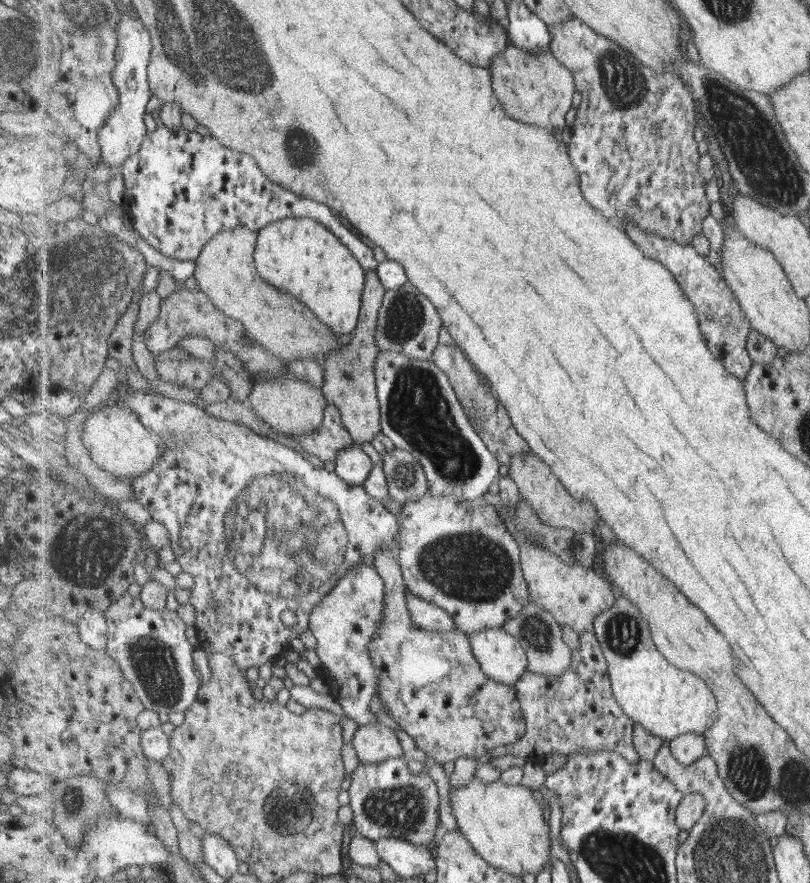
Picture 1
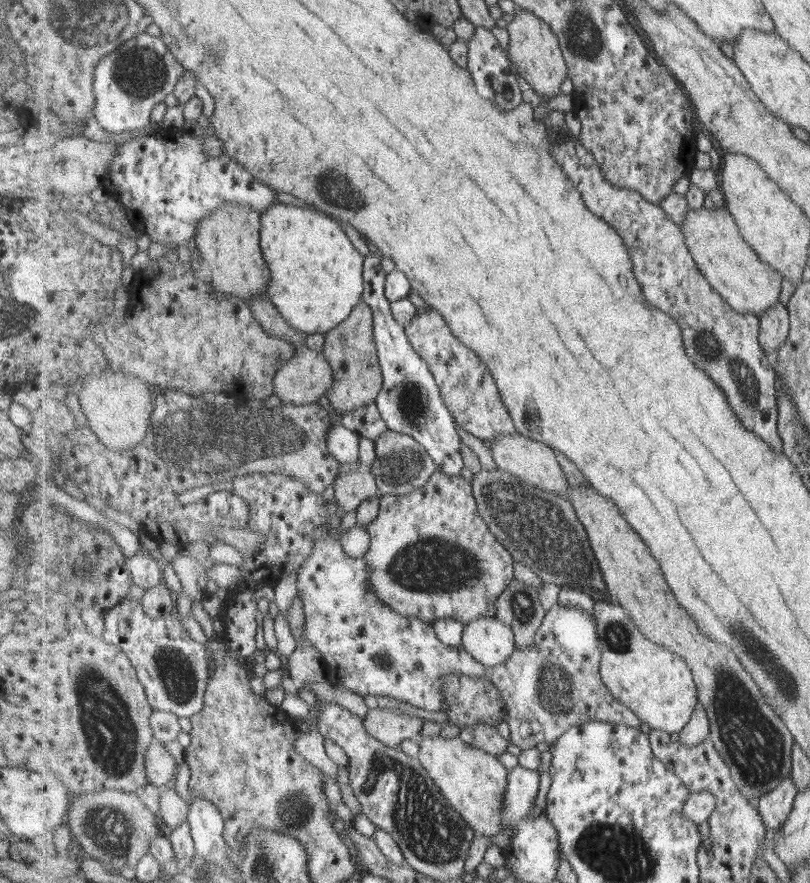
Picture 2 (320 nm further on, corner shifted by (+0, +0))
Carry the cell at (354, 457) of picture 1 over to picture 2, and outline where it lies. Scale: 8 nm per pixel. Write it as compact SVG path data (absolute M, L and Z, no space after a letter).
M333 425L327 434L328 449L343 464L359 462L361 440L359 434L342 425Z

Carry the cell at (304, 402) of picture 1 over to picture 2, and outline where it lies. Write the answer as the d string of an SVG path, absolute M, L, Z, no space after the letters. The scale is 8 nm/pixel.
M301 348L274 377L275 395L281 404L317 403L334 384L333 368L323 352Z

